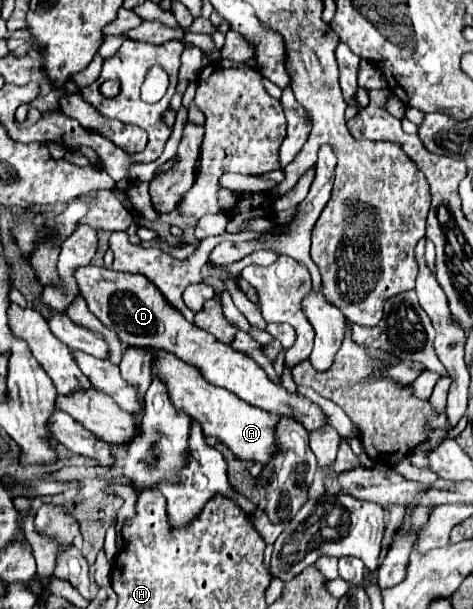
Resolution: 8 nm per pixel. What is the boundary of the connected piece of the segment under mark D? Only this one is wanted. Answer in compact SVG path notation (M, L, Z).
M87 265L83 267L83 271L79 271L79 275L75 275L75 279L79 279L79 289L83 299L87 301L89 311L105 327L117 331L125 345L147 345L171 351L179 359L197 365L203 371L203 377L209 379L209 383L235 393L237 397L255 407L261 407L267 413L295 419L307 431L317 431L327 425L327 417L319 405L299 393L287 391L283 385L273 383L251 357L233 349L231 345L219 343L211 333L187 323L183 315L179 315L179 311L175 311L163 299L163 295L159 295L159 291L155 291L153 283L147 283L147 279L143 279L143 275L119 273L113 269Z

